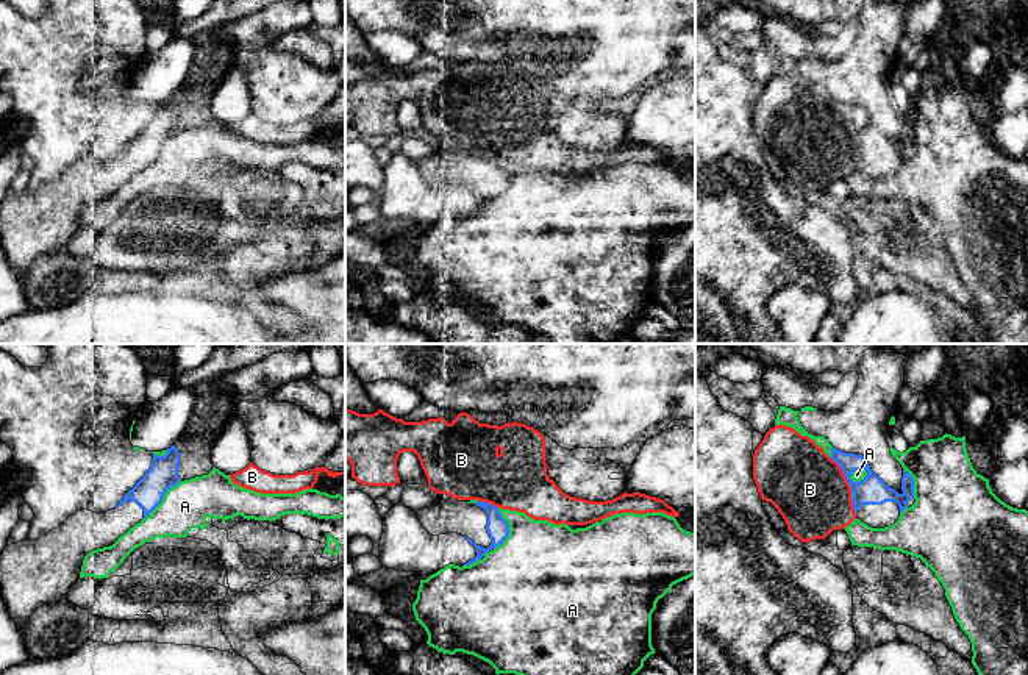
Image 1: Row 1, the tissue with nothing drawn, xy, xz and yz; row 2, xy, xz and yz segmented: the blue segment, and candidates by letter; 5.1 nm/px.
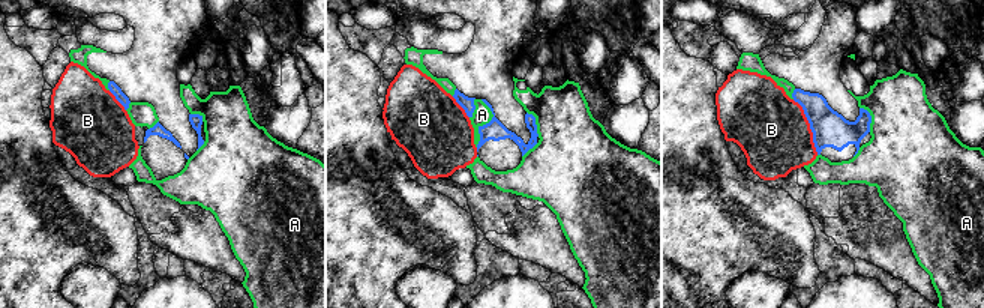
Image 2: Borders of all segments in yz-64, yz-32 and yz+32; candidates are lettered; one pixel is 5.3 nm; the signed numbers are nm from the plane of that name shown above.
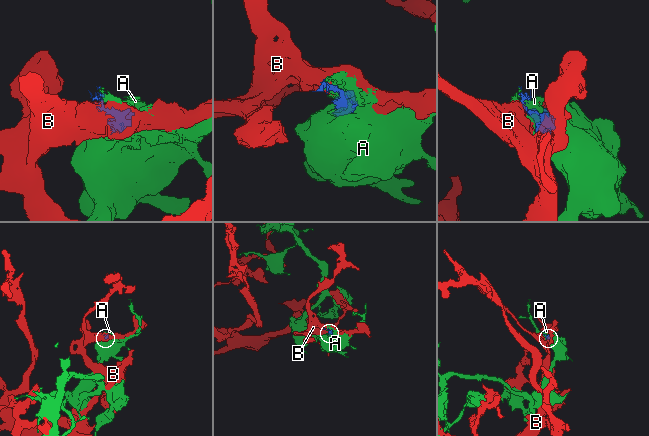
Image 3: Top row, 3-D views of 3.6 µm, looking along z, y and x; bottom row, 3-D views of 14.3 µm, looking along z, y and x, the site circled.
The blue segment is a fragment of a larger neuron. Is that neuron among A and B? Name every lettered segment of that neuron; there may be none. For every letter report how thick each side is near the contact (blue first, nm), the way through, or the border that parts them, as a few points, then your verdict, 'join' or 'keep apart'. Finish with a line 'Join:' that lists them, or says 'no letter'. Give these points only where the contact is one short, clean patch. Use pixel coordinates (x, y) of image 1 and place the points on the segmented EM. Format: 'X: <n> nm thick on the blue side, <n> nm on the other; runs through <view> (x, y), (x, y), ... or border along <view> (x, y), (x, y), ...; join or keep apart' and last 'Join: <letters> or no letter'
A: 160 nm thick on the blue side, 240 nm on the other; keep apart
B: 150 nm thick on the blue side, 380 nm on the other; keep apart
Join: no letter

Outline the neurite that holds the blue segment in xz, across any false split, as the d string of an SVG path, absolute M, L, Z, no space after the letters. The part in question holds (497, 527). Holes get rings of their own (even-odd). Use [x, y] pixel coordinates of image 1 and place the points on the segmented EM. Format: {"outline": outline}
{"outline": "M437 494L428 508L414 511L414 514L431 536L458 533L475 547L477 556L464 566L481 559L489 550L503 544L509 534L509 523L498 508L486 502L467 503Z"}

